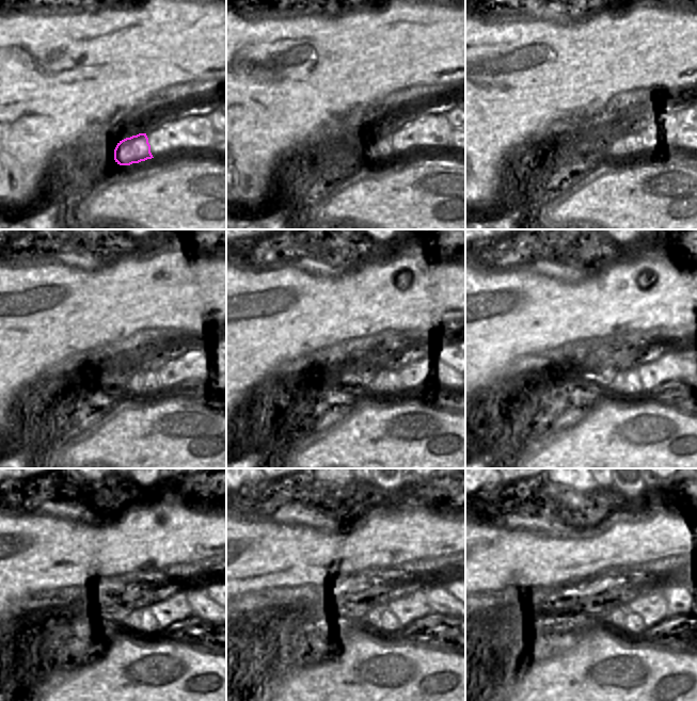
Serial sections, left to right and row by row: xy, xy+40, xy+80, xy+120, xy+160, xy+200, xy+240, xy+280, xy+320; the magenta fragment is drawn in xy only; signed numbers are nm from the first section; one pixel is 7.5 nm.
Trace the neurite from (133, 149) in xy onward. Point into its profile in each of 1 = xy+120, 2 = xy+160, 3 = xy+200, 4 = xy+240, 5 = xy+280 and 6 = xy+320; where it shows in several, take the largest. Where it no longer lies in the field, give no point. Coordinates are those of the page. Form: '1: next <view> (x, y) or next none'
1: next xy+120 (145, 380)
2: next xy+160 (387, 382)
3: next xy+200 (629, 383)
4: next xy+240 (148, 624)
5: next xy+280 (390, 623)
6: next xy+320 (634, 624)

